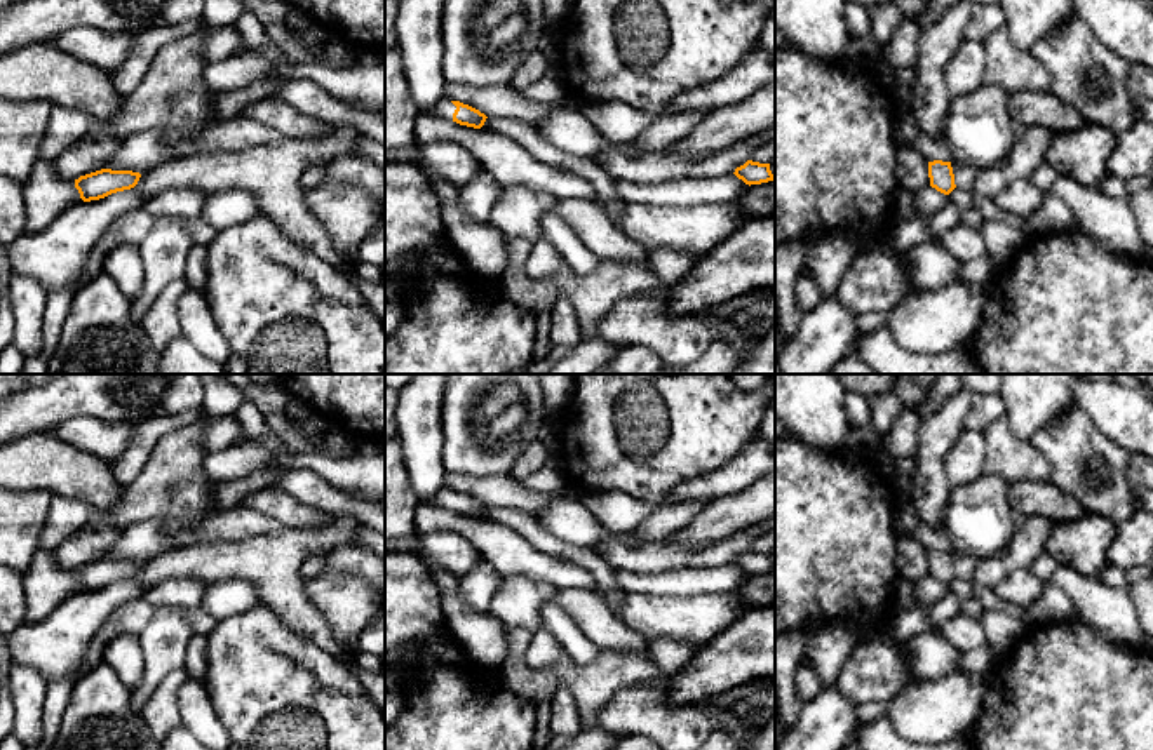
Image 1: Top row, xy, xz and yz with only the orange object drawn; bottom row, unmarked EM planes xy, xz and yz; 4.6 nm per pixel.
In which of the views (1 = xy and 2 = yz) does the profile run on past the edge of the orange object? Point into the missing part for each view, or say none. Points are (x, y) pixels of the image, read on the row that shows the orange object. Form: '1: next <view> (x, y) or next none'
1: next none
2: next none

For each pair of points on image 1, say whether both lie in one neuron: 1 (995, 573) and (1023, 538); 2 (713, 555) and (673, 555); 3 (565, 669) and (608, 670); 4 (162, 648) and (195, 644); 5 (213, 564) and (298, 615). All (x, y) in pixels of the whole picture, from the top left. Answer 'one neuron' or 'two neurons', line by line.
1: one neuron
2: one neuron
3: one neuron
4: two neurons
5: one neuron

